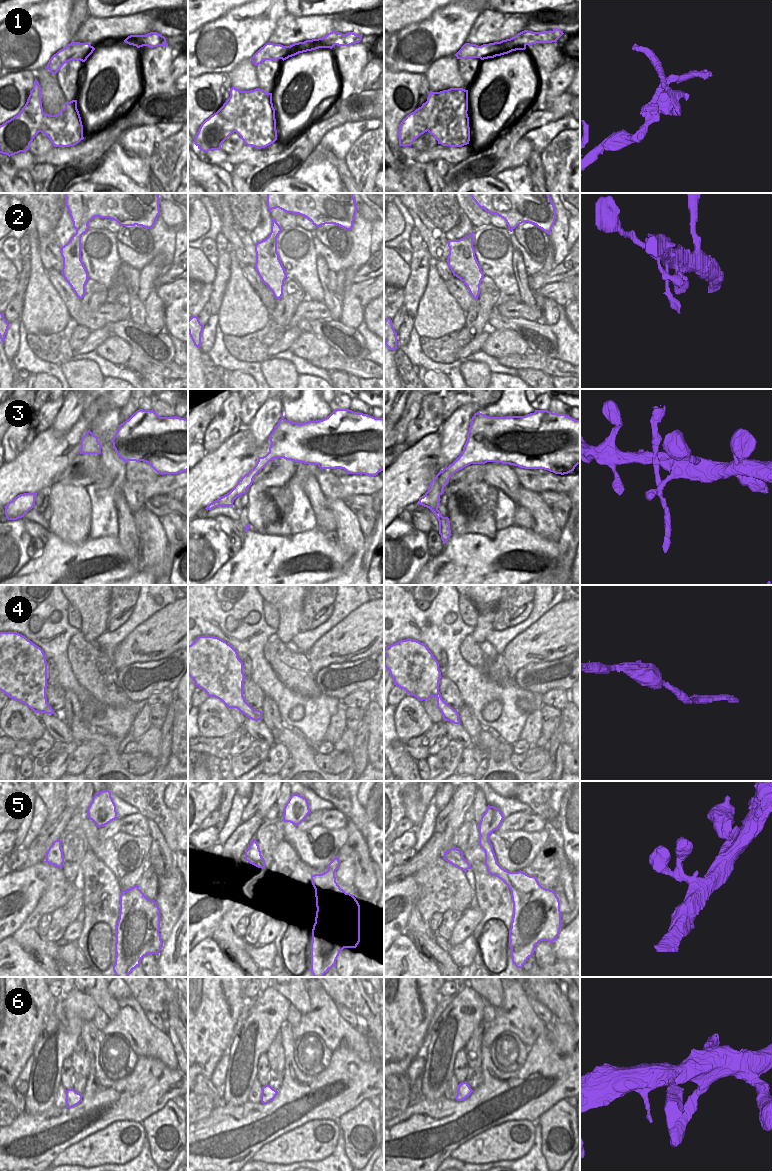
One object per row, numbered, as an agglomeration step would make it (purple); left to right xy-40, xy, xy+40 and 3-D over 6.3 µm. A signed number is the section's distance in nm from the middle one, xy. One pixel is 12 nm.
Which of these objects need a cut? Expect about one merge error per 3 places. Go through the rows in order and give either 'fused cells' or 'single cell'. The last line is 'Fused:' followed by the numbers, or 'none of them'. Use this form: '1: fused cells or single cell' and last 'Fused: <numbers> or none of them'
1: fused cells
2: single cell
3: fused cells
4: single cell
5: single cell
6: single cell
Fused: 1, 3

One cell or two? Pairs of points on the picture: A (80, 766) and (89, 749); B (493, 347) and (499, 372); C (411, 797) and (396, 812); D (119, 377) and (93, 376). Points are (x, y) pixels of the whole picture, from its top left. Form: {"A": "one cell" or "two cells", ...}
{"A": "one cell", "B": "two cells", "C": "two cells", "D": "two cells"}

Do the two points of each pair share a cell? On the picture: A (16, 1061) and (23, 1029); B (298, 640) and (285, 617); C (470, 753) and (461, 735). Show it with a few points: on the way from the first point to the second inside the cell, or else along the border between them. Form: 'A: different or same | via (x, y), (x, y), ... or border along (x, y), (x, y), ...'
A: same | via (17, 1053), (17, 1037)
B: different | border along (300, 631), (286, 644)
C: different | border along (473, 744), (464, 748)

